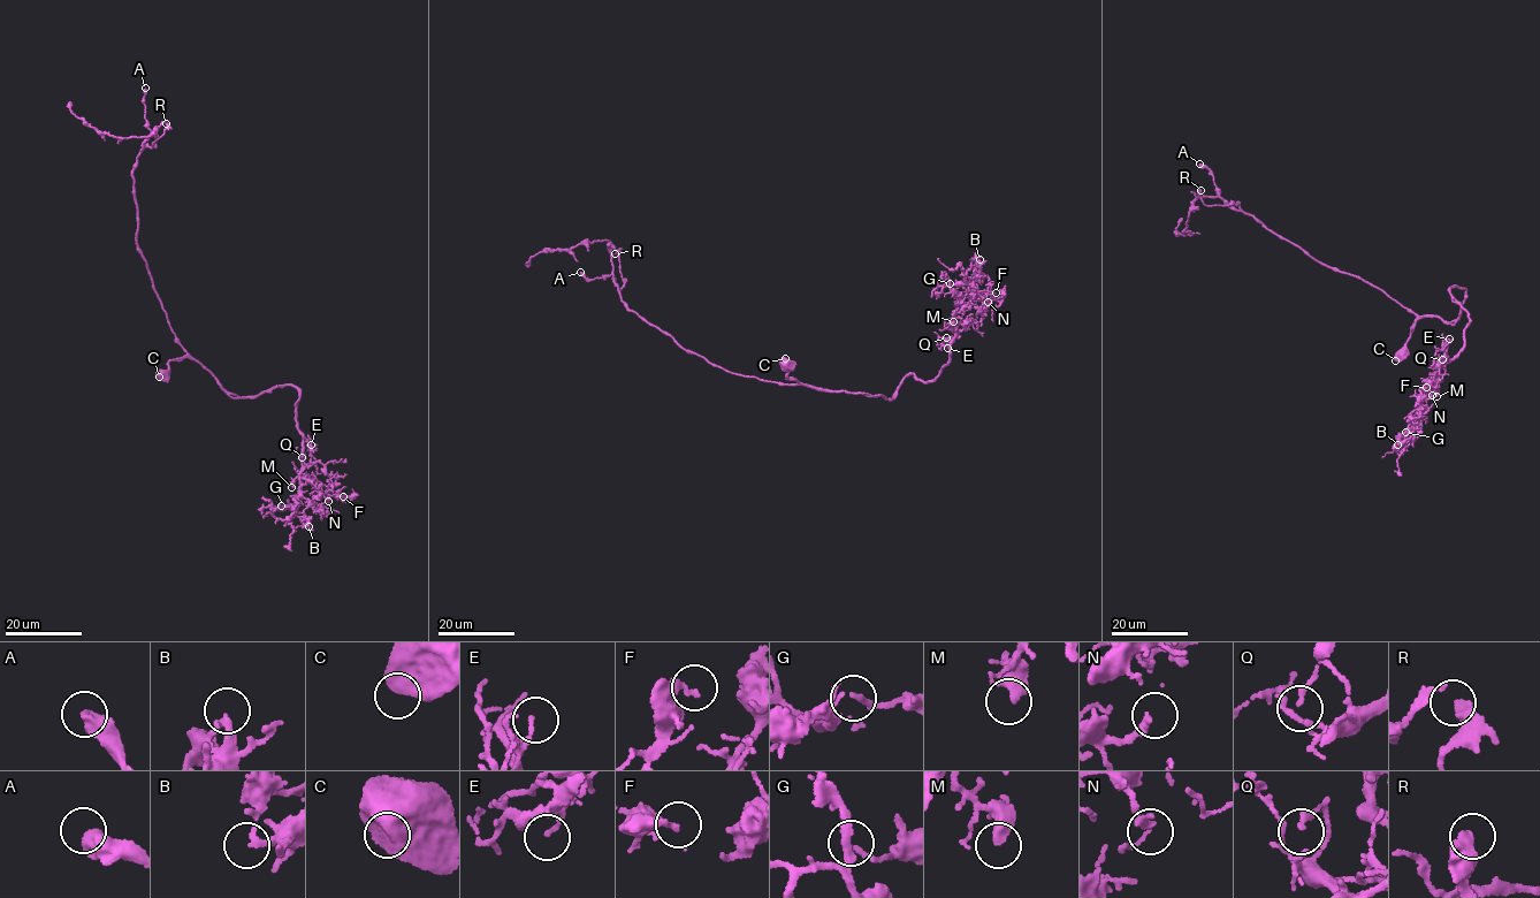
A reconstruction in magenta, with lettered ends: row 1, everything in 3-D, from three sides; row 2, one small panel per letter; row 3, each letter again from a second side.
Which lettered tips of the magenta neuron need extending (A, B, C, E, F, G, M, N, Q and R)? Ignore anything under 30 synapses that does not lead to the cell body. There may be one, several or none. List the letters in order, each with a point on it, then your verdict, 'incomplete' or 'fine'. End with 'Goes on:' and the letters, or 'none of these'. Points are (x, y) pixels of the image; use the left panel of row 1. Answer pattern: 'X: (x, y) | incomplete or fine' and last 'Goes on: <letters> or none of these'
A: (145, 88) | fine
B: (309, 526) | fine
C: (159, 377) | fine
E: (311, 444) | fine
F: (343, 496) | fine
G: (281, 505) | fine
M: (291, 487) | incomplete
N: (328, 501) | fine
Q: (302, 457) | fine
R: (166, 123) | fine
Goes on: M

